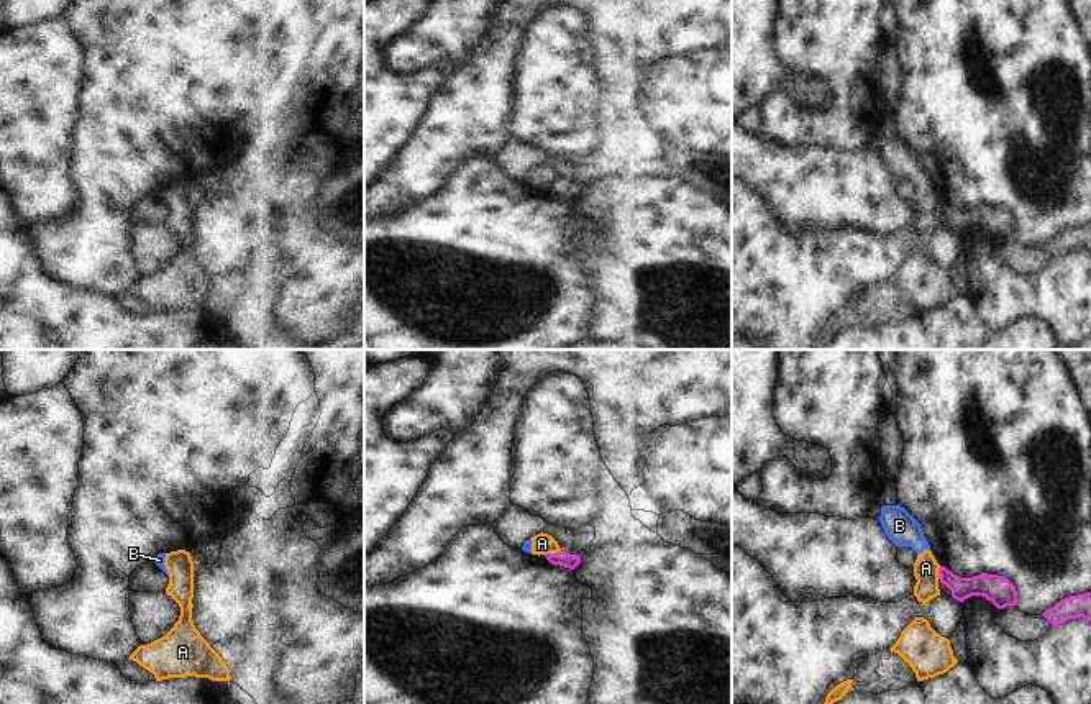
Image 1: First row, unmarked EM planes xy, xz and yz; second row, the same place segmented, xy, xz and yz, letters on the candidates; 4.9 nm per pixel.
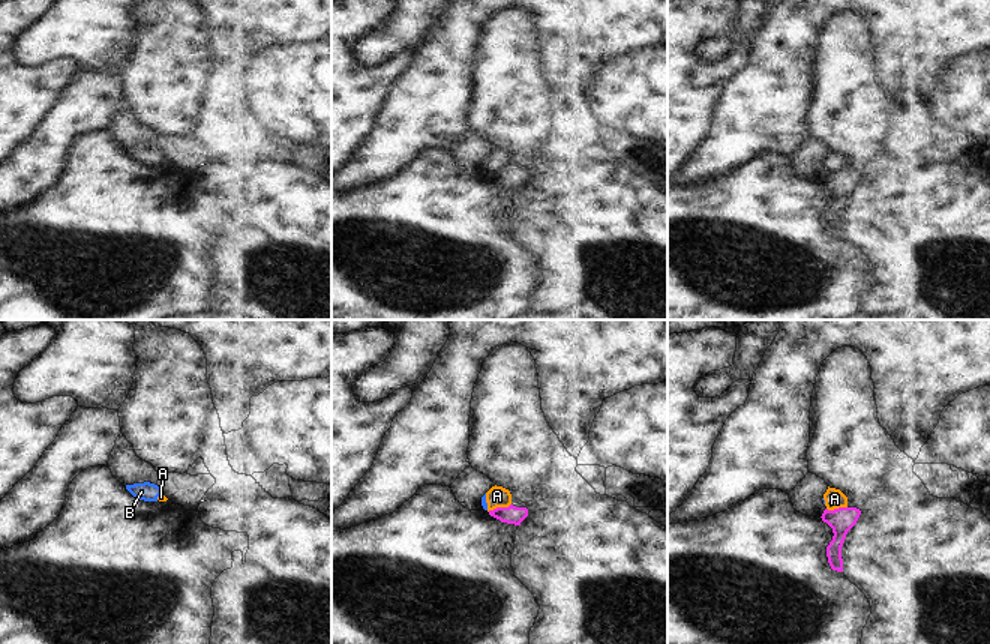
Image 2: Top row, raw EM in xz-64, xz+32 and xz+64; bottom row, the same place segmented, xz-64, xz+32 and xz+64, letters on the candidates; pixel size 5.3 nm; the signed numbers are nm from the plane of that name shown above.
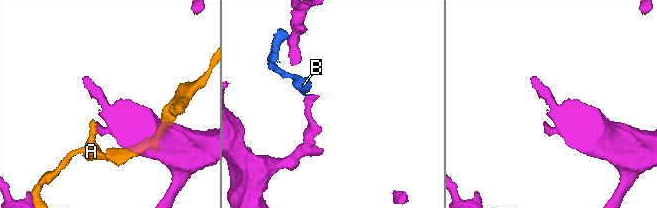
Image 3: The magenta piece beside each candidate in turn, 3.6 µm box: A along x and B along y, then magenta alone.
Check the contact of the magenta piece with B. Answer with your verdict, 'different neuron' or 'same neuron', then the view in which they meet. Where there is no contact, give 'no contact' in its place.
different neuron; contact in xz

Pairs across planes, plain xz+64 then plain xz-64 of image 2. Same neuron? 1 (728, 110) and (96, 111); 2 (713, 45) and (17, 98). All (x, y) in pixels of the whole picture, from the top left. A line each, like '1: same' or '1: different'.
1: same
2: different

